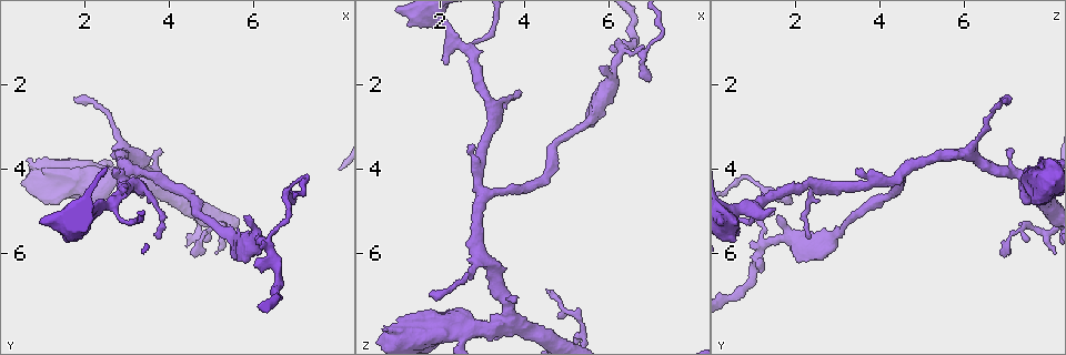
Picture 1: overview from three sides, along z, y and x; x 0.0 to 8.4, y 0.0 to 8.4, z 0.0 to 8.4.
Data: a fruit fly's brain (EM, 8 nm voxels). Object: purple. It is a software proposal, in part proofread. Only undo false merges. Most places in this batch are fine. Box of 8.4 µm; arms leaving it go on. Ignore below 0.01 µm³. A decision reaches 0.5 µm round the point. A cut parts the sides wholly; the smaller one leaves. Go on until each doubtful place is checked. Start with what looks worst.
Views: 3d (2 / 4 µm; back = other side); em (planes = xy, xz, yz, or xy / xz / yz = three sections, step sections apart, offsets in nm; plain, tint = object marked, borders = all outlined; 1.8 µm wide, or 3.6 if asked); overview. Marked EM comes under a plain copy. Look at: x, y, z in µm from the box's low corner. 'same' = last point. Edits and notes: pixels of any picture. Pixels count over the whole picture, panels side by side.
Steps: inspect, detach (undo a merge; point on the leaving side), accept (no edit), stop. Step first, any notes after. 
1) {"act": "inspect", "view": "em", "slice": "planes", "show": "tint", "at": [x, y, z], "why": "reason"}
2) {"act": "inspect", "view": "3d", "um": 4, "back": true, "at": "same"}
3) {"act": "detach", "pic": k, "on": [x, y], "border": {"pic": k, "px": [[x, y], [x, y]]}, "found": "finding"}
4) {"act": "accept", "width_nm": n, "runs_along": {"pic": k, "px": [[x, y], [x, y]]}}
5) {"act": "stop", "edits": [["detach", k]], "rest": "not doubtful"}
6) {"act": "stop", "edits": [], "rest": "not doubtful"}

{"act": "inspect", "view": "3d", "um": 4, "at": [2.40, 4.85, 1.05], "why": "thin neck"}

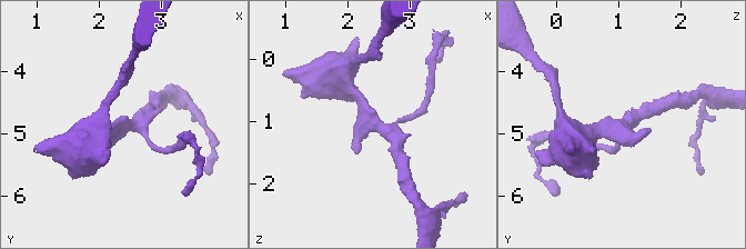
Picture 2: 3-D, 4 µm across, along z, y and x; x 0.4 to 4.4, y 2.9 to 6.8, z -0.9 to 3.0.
{"act": "inspect", "view": "em", "slice": "planes", "show": "tint", "at": [2.35, 4.85, 0.95]}

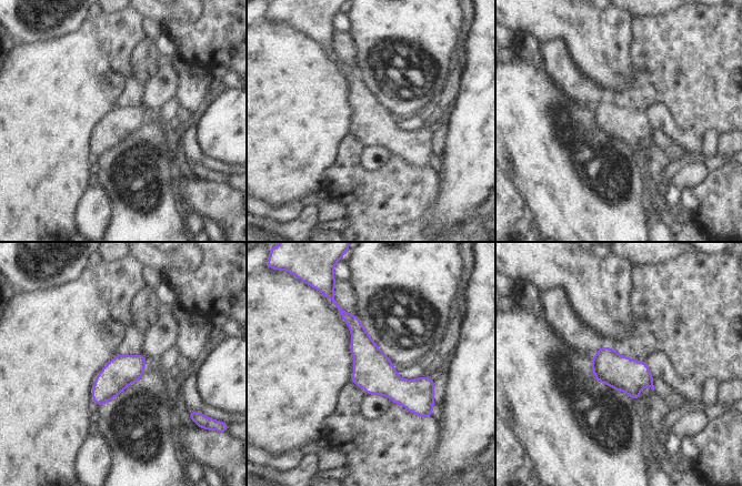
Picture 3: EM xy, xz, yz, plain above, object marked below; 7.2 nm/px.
{"act": "accept", "runs_along": {"pic": 3, "px": [[344, 314], [367, 355], [428, 401]]}, "found": "continuous, no second neuron"}

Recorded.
{"act": "inspect", "view": "3d", "um": 2, "at": [5.45, 5.50, 7.95], "why": "sharp bend"}

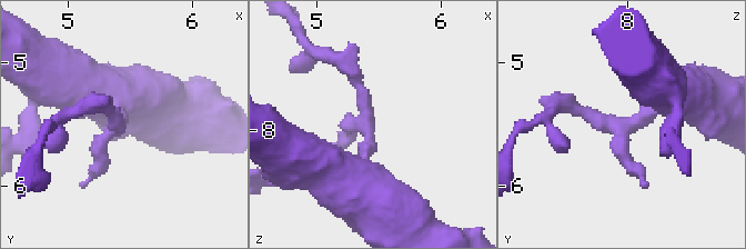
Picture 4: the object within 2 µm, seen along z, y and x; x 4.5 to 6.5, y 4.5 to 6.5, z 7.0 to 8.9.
{"act": "inspect", "view": "em", "slice": "xz", "step": 16, "show": "tint", "at": [5.42, 5.50, 7.94], "why": "shape alone is not enough"}

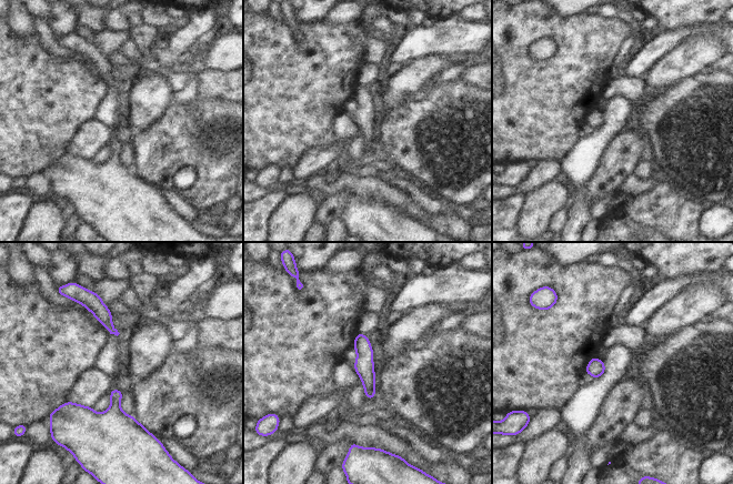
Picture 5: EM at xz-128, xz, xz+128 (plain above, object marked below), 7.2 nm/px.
{"act": "inspect", "view": "em", "slice": "planes", "show": "tint", "at": "same"}

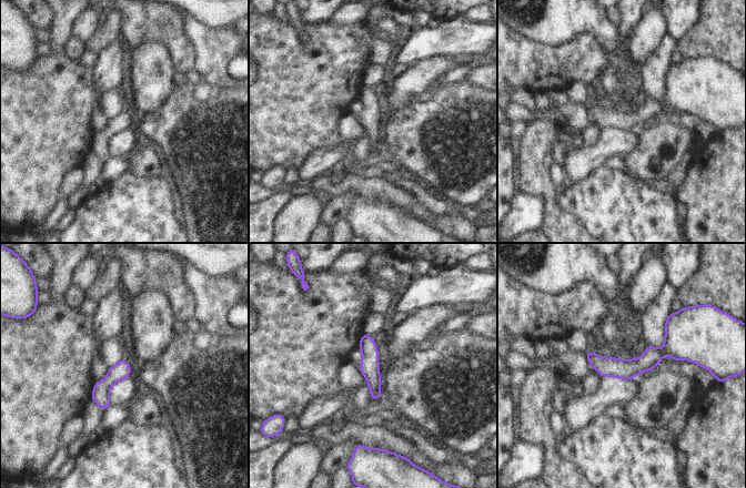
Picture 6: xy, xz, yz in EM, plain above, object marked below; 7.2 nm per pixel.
{"act": "accept", "found": "all the same neuron"}

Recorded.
{"act": "inspect", "view": "3d", "um": 2, "at": [6.80, 4.55, 1.25], "why": "sharp bend"}

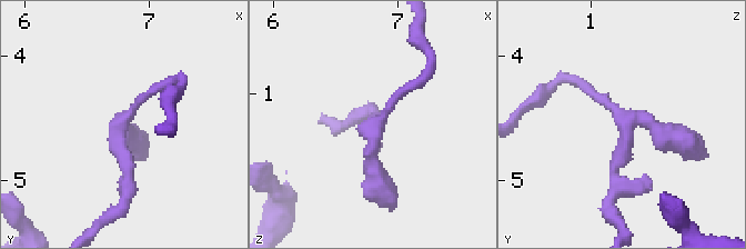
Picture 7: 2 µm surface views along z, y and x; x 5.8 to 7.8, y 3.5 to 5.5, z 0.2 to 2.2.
{"act": "inspect", "view": "em", "slice": "xz", "step": 4, "show": "tint", "at": [6.78, 4.54, 1.28]}

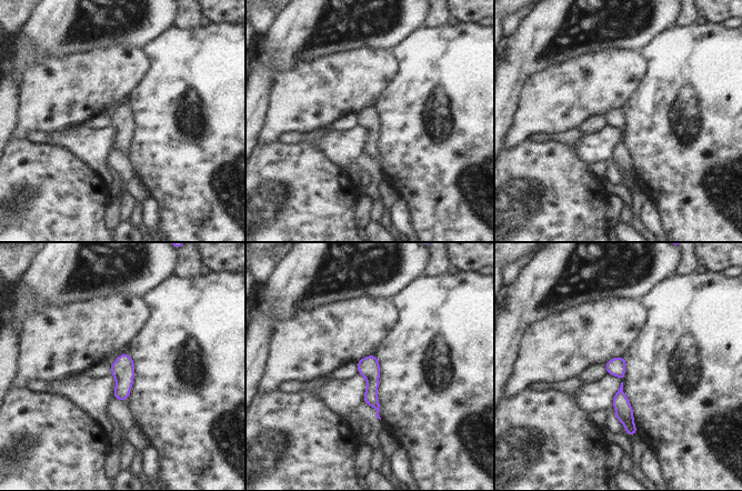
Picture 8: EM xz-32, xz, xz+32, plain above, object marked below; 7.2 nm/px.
{"act": "inspect", "view": "em", "slice": "planes", "show": "tint", "at": "same", "why": "another direction"}

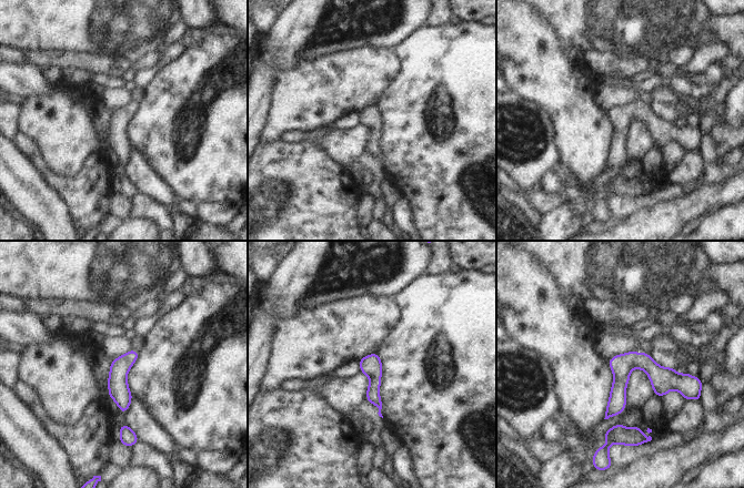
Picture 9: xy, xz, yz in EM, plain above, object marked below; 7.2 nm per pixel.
{"act": "accept", "width_nm": 140, "runs_along": {"pic": 9, "px": [[686, 377], [632, 364], [607, 414]]}, "found": "all the same neuron"}

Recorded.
{"act": "stop", "edits": [], "rest": "not doubtful"}

